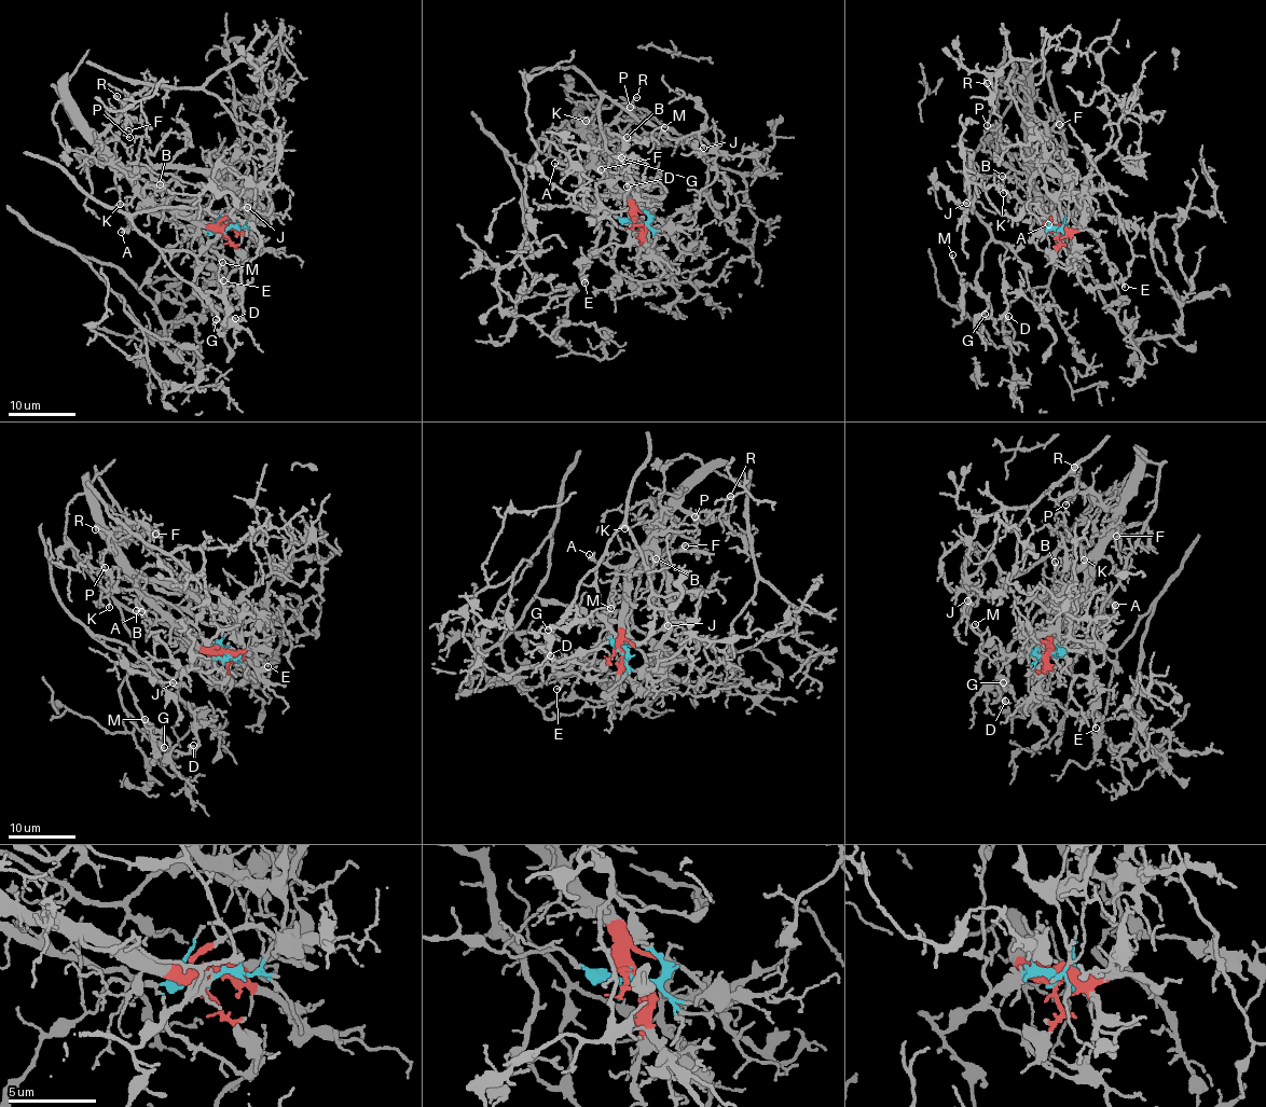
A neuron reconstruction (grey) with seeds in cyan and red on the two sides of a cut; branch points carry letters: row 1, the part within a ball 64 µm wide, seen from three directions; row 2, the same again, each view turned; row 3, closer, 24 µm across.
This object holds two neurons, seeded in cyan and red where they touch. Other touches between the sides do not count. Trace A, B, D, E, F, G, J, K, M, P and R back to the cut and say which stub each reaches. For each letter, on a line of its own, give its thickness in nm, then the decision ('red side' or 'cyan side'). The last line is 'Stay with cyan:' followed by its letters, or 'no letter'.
A: 150 nm thick; red side
B: 100 nm thick; red side
D: 240 nm thick; cyan side
E: 140 nm thick; cyan side
F: 150 nm thick; red side
G: 120 nm thick; cyan side
J: 180 nm thick; cyan side
K: 120 nm thick; red side
M: 110 nm thick; cyan side
P: 90 nm thick; red side
R: 120 nm thick; red side
Stay with cyan: D, E, G, J, M

